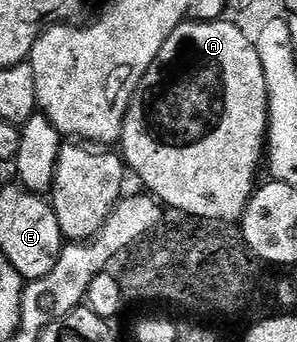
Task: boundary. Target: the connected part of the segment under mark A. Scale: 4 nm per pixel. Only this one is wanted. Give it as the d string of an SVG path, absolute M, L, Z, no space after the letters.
M186 20L180 22L167 36L167 44L159 48L159 56L147 68L143 80L137 85L135 96L127 108L127 116L123 120L123 132L119 143L120 153L123 155L125 165L130 171L137 173L137 178L146 186L148 193L156 198L158 202L169 206L173 210L182 210L182 215L196 220L206 218L216 222L228 222L230 224L240 223L241 217L245 215L247 204L253 198L253 191L258 185L257 169L262 169L263 159L267 154L267 135L269 133L269 97L267 96L267 80L263 76L263 60L259 60L254 39L248 38L233 22L218 20L216 22L195 22Z

